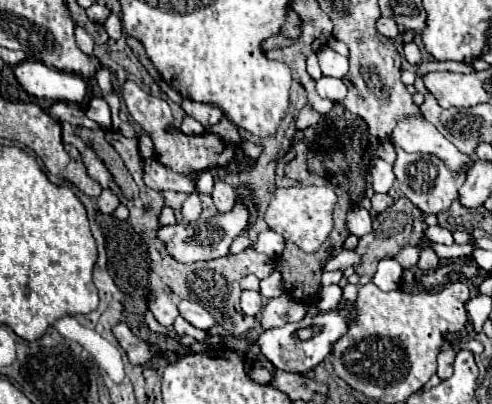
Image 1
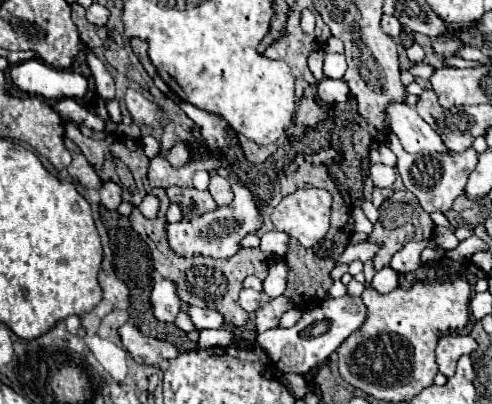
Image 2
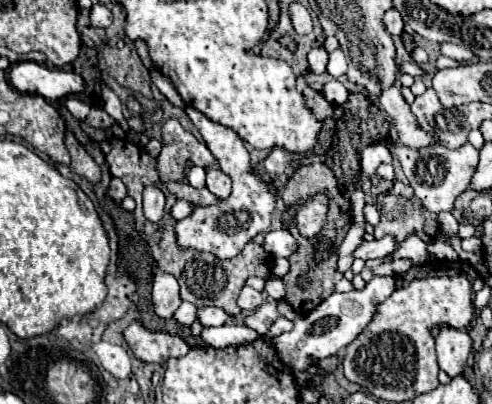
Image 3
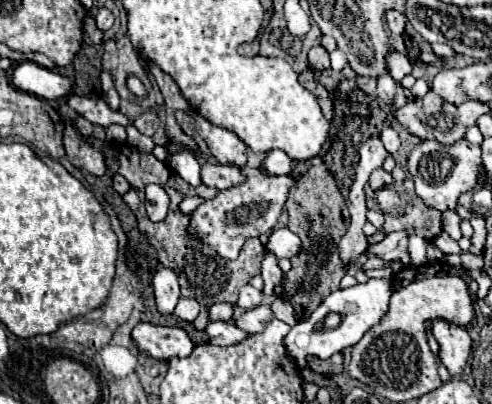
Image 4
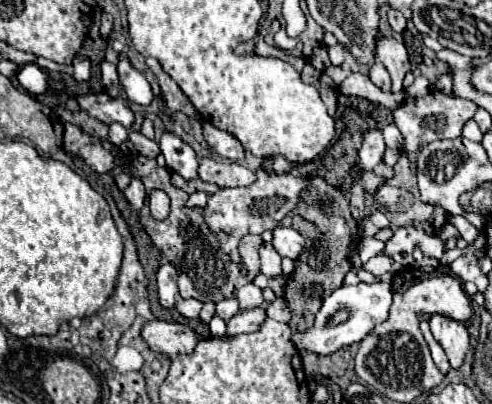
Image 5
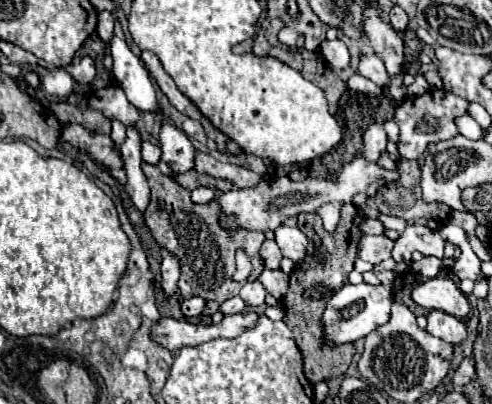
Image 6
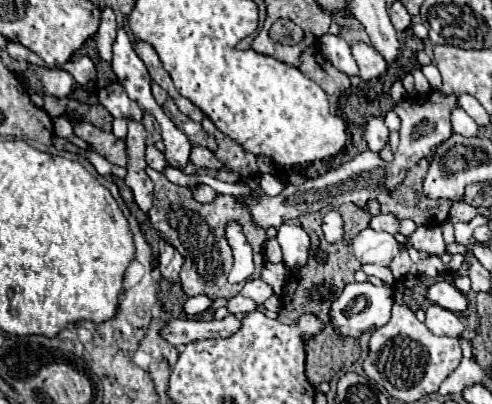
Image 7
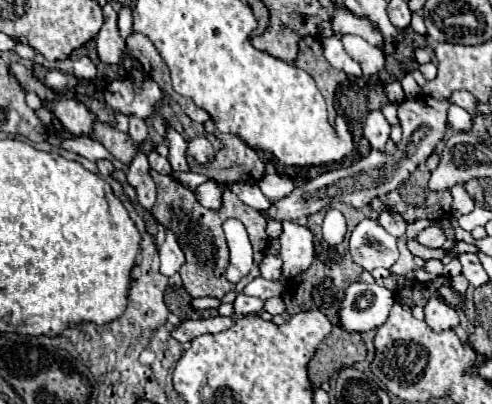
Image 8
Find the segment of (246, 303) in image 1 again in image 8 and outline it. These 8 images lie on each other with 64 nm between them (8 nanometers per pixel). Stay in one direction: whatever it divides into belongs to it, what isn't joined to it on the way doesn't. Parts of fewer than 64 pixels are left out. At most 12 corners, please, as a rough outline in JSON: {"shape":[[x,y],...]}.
{"shape":[[254,278],[244,286],[246,296],[268,300],[282,294],[282,284]]}

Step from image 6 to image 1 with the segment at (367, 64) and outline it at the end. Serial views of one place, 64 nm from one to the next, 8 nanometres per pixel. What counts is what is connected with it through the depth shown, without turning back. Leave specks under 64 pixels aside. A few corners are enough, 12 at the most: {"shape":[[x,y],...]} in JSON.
{"shape":[[422,116],[400,120],[394,146],[438,156],[452,172],[472,158]]}

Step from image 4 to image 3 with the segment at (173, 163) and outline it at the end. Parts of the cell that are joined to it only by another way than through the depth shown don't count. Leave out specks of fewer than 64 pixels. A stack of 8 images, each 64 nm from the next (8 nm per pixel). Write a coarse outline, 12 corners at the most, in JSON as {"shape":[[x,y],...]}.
{"shape":[[188,166],[190,186],[206,186],[206,170]]}

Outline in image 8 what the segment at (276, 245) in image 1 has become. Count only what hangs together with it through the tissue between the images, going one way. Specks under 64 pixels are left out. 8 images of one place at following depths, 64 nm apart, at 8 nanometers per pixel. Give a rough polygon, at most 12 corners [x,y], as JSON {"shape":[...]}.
{"shape":[[282,222],[278,240],[286,278],[312,264],[314,236],[306,226]]}

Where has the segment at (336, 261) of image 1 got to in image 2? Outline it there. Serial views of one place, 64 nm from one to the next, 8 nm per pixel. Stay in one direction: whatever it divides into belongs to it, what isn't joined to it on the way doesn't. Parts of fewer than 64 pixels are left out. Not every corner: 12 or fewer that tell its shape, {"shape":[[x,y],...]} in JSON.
{"shape":[[370,242],[346,246],[336,264],[372,260],[380,246]]}

